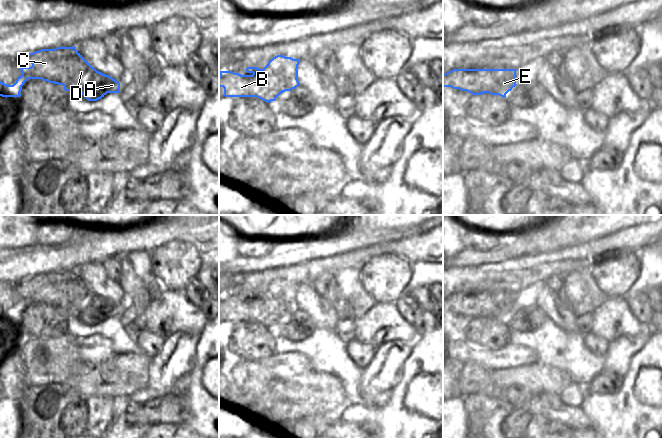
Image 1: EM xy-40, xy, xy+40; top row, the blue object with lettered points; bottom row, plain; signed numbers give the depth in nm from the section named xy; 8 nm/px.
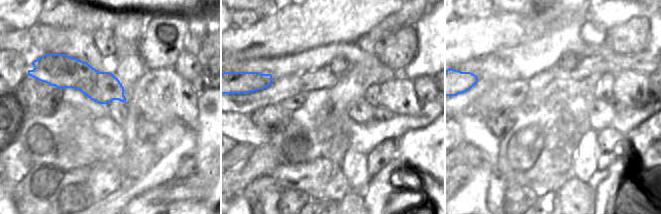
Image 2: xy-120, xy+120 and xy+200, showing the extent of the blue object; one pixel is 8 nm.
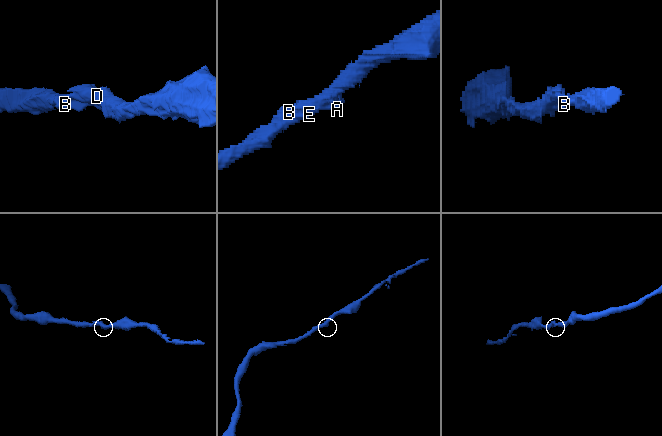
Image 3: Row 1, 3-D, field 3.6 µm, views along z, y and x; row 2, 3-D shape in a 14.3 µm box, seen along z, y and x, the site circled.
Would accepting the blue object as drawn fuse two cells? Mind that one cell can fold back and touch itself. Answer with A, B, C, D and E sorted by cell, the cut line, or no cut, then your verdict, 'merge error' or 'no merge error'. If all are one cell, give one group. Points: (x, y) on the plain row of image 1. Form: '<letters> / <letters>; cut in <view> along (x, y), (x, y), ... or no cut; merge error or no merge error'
A B C D E; no cut; no merge error

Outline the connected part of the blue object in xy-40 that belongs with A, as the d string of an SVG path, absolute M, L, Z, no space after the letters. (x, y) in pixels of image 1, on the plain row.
M57 271L55 273L41 273L25 279L21 287L31 287L31 291L21 291L21 300L13 309L0 305L0 320L20 321L22 310L28 303L41 303L49 307L63 309L65 315L81 317L88 325L97 325L107 317L120 317L120 307L97 295L77 274L76 271Z

